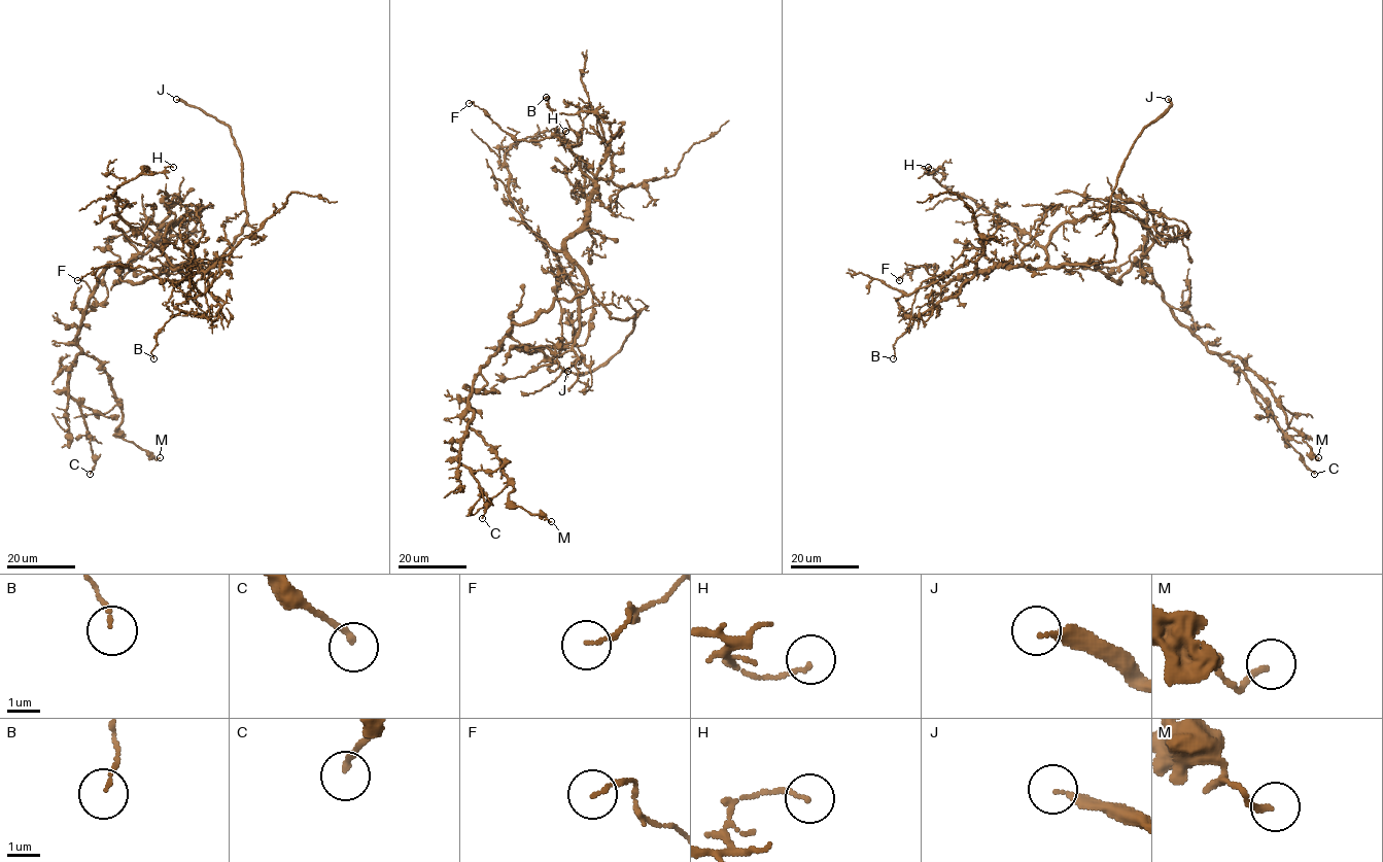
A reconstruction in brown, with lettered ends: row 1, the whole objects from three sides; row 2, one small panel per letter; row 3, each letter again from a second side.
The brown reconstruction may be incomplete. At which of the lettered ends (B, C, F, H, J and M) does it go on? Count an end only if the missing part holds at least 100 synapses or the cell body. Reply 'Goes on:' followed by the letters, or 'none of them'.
Goes on: J

